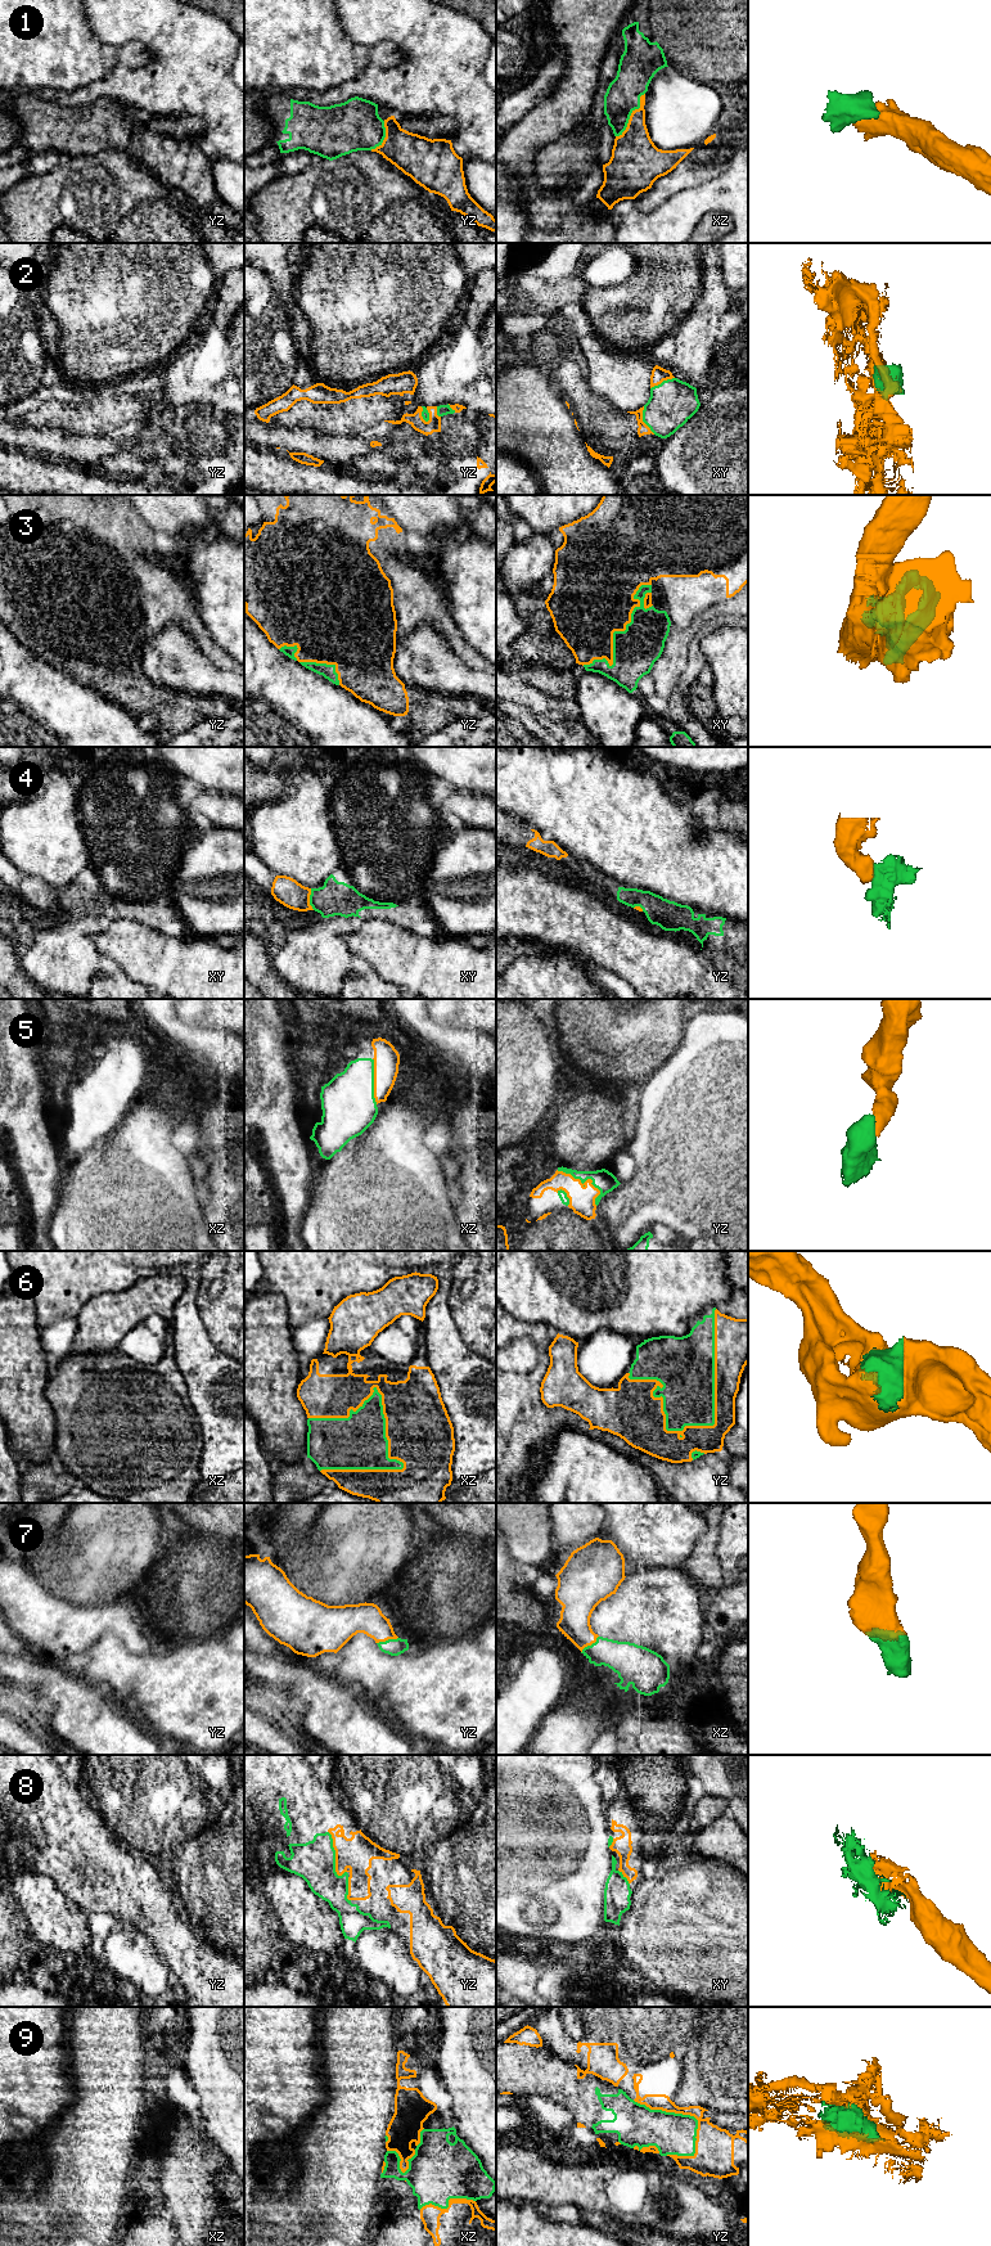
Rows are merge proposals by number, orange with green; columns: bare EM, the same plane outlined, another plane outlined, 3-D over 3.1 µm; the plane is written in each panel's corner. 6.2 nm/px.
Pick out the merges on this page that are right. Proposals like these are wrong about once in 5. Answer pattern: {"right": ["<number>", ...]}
{"right": ["1", "3", "4", "5", "6", "7", "8"]}

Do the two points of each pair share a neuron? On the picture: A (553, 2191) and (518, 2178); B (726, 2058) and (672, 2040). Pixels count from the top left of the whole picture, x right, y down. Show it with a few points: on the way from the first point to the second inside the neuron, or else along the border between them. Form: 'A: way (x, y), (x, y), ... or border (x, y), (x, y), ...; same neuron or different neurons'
A: way (544, 2182), (536, 2178), (527, 2178); same neuron
B: border (690, 2038), (690, 2046), (684, 2052); different neurons

